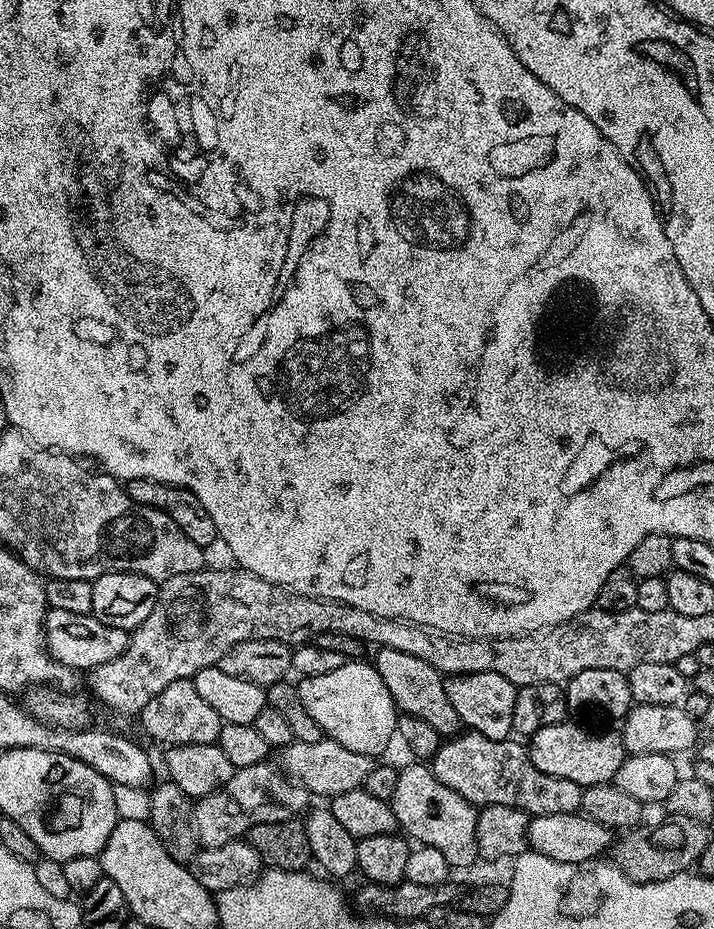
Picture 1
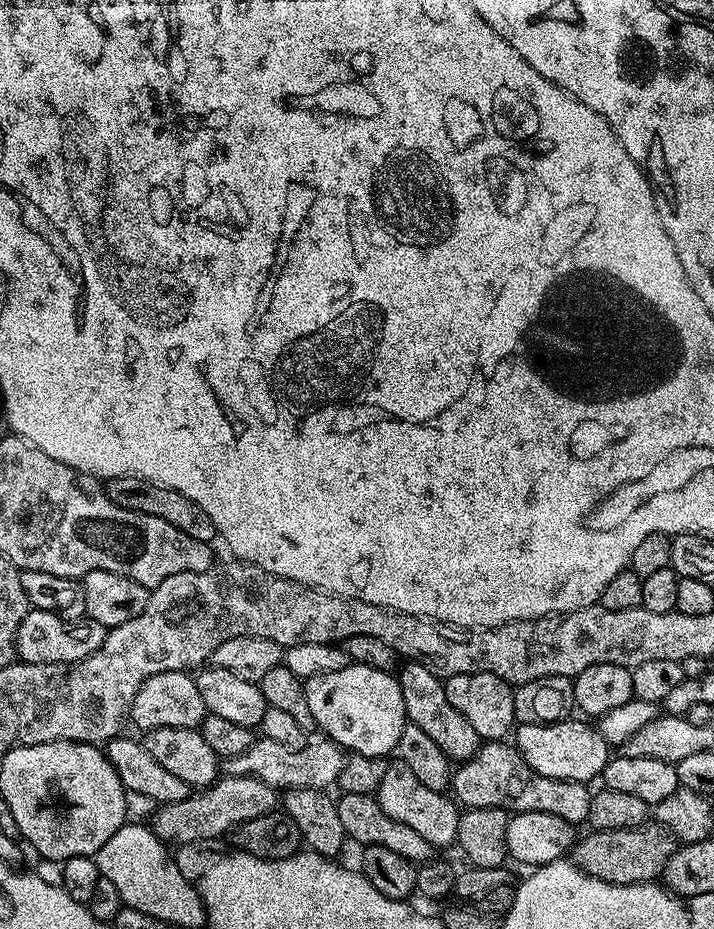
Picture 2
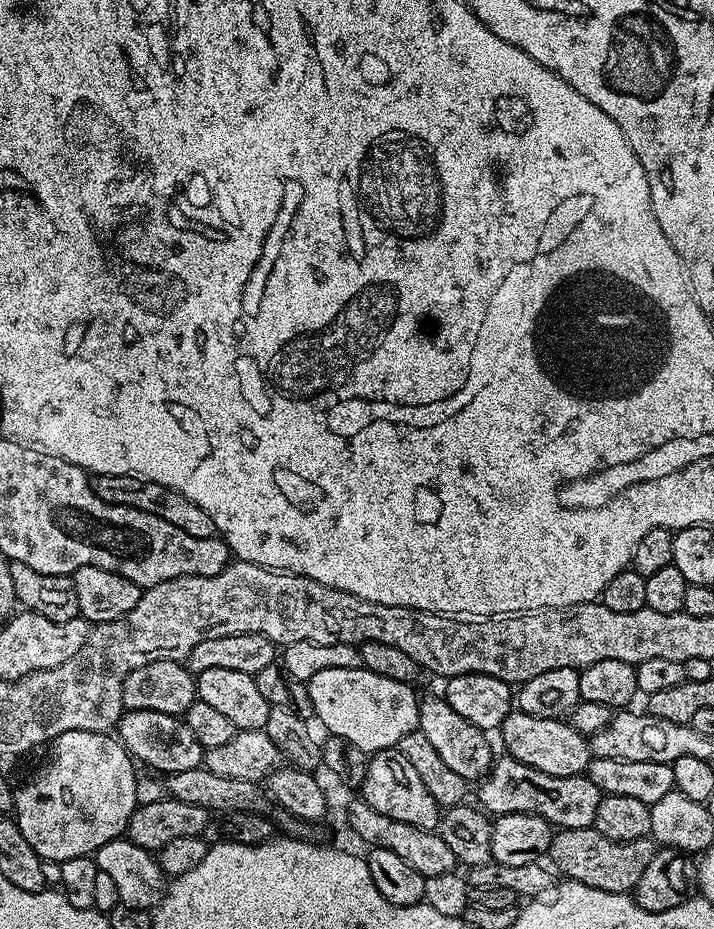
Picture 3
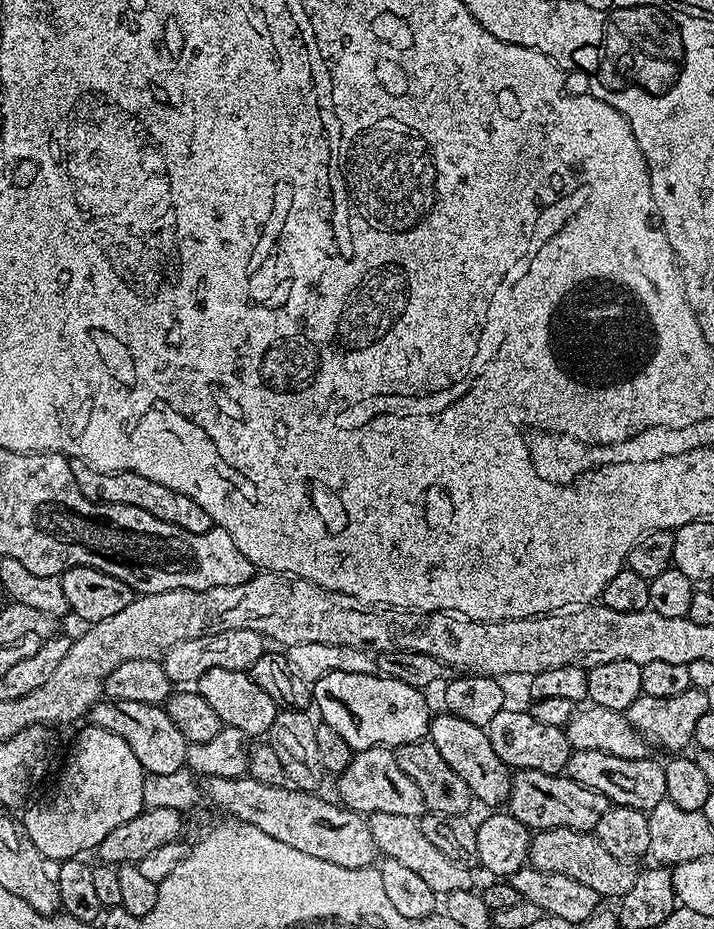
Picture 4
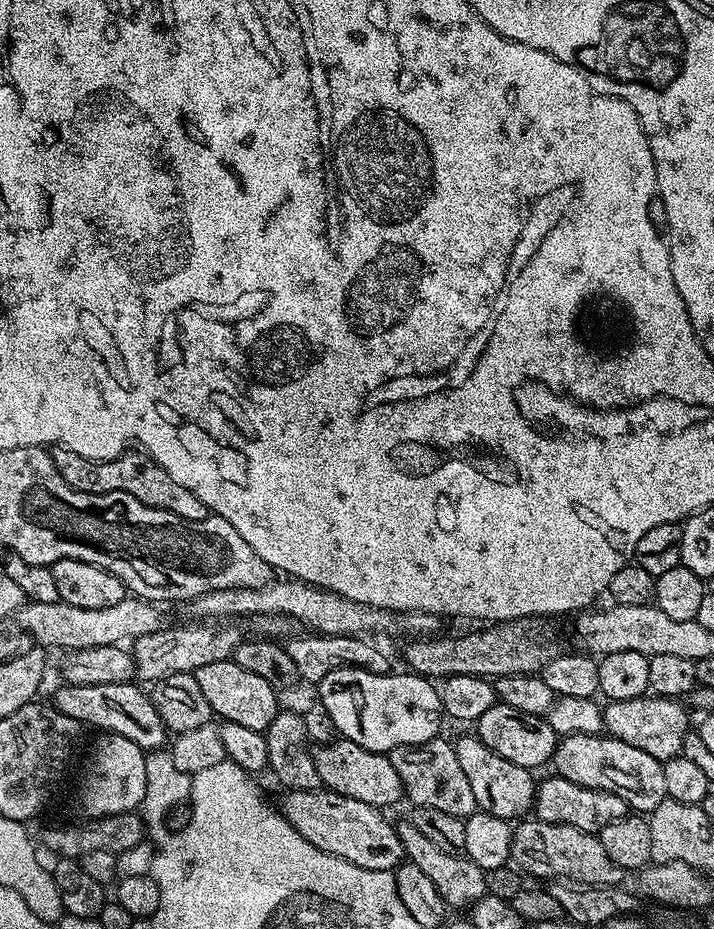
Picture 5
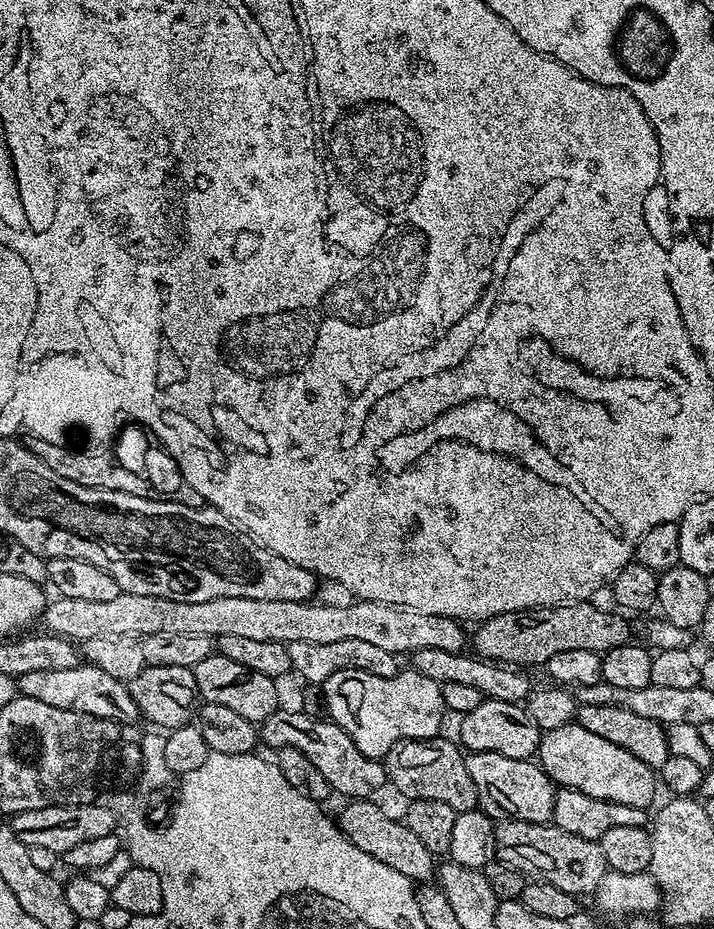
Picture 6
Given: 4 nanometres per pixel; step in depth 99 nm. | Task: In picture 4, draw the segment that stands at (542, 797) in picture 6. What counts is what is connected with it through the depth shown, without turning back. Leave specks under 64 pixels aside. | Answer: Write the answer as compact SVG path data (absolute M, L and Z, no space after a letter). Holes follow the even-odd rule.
M447 710L441 713L441 716L433 715L428 726L428 736L432 744L438 746L438 754L446 758L446 763L451 768L458 770L462 782L470 786L473 797L479 803L481 800L488 810L496 810L507 805L512 793L514 772L502 762L502 758L498 758L498 754L494 754L487 731L452 715Z

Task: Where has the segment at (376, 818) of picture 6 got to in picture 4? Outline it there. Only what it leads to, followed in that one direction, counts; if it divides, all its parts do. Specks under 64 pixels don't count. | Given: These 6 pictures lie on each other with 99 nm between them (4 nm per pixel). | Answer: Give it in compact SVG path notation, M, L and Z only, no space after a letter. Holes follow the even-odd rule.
M247 774L233 780L205 776L202 792L228 812L226 814L243 824L258 826L258 830L270 834L270 838L278 838L278 842L286 842L286 846L294 846L294 850L302 850L302 854L310 854L310 858L322 858L334 862L334 866L347 868L367 868L377 863L376 839L368 829L367 819L339 802L331 804L323 800L320 794L302 792L284 784L270 786Z

